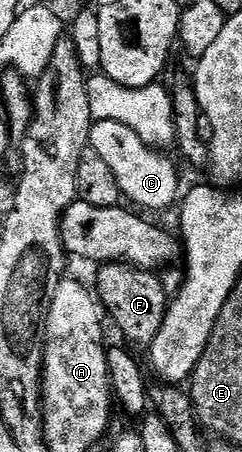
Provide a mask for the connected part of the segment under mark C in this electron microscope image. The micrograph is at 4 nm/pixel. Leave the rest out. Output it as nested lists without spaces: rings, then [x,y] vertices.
[[[94,120],[90,126],[89,147],[96,154],[100,154],[100,158],[104,158],[105,164],[110,167],[112,175],[116,177],[123,197],[127,201],[130,199],[129,203],[135,209],[150,213],[162,212],[173,204],[175,207],[180,191],[178,192],[178,172],[174,169],[173,162],[159,149],[152,148],[143,142],[140,134],[136,134],[136,130],[124,126],[124,122]]]

